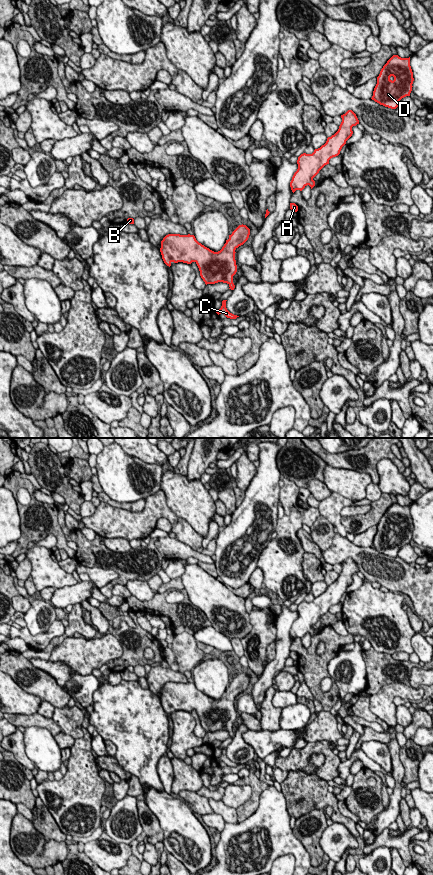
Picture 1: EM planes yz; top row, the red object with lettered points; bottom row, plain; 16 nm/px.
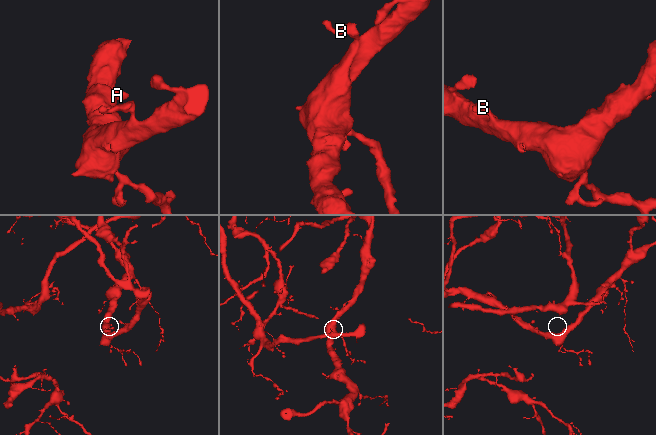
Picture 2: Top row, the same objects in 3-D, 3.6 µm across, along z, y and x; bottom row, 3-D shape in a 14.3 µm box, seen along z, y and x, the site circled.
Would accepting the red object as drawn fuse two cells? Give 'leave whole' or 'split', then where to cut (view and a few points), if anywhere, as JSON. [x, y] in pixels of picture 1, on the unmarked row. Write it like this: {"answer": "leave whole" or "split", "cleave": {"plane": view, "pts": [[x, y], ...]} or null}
{"answer": "leave whole", "cleave": null}

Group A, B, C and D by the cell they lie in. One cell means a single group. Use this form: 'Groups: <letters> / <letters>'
Groups: A B C D

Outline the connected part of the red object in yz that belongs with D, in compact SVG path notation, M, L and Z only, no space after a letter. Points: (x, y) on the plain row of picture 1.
M393 503L381 517L371 547L380 553L396 557L402 546L410 544L413 529L410 505Z

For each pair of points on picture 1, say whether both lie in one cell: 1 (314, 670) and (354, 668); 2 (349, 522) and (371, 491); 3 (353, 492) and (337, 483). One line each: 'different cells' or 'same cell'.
1: different cells
2: different cells
3: same cell

